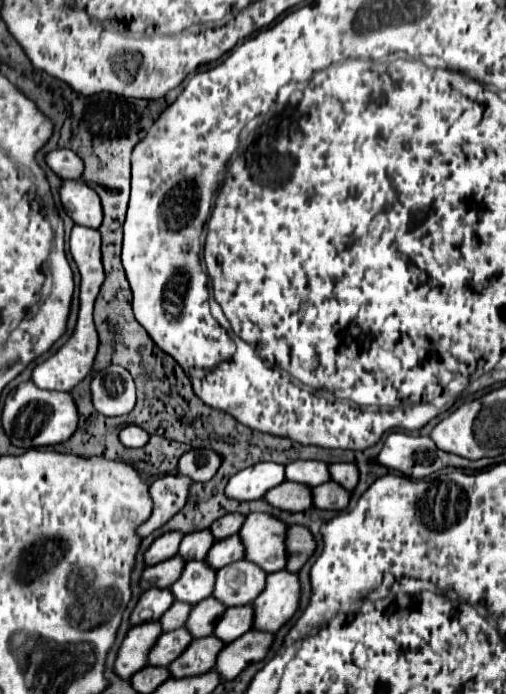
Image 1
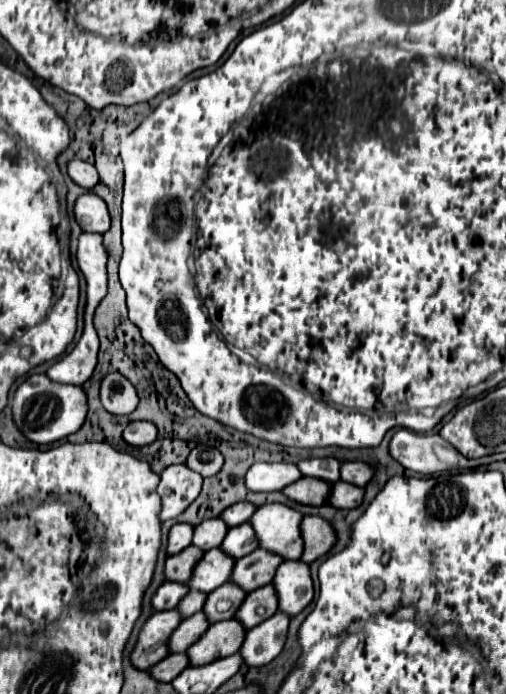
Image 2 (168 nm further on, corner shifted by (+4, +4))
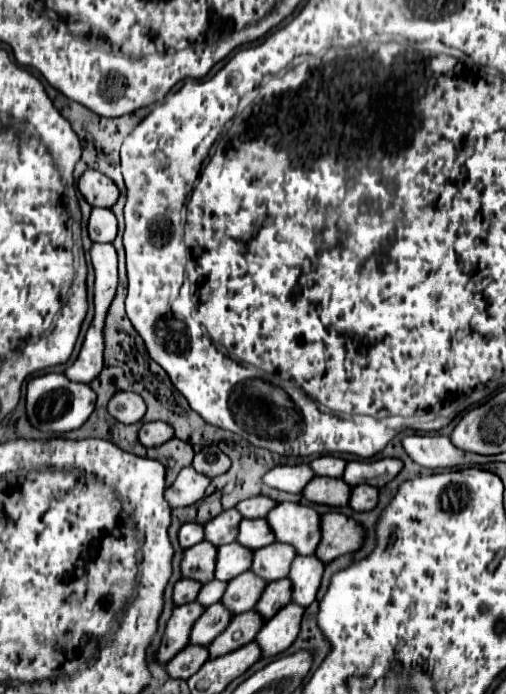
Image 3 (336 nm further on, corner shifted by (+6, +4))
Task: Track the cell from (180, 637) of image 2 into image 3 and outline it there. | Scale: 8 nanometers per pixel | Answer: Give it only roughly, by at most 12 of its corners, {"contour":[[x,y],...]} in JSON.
{"contour":[[222,603],[206,607],[190,643],[210,645],[230,623]]}

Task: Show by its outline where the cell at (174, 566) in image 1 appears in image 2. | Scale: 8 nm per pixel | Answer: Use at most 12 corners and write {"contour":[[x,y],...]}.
{"contour":[[190,545],[168,557],[164,579],[186,583],[204,551]]}

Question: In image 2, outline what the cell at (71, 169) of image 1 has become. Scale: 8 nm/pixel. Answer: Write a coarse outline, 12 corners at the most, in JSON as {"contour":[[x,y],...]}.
{"contour":[[80,159],[68,161],[68,175],[84,189],[100,179],[96,169]]}

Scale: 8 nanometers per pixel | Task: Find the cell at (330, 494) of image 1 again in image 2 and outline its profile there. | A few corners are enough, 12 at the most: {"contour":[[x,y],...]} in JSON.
{"contour":[[336,481],[328,503],[336,509],[354,509],[364,489]]}

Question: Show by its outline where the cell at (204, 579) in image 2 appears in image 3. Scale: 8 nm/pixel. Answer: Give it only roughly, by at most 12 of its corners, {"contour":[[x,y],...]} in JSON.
{"contour":[[240,543],[218,547],[216,579],[250,569],[254,551]]}

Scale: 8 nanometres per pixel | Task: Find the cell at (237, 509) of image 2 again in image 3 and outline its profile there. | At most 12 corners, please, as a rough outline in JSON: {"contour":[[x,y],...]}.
{"contour":[[266,495],[250,497],[236,505],[246,519],[264,517],[276,507]]}

